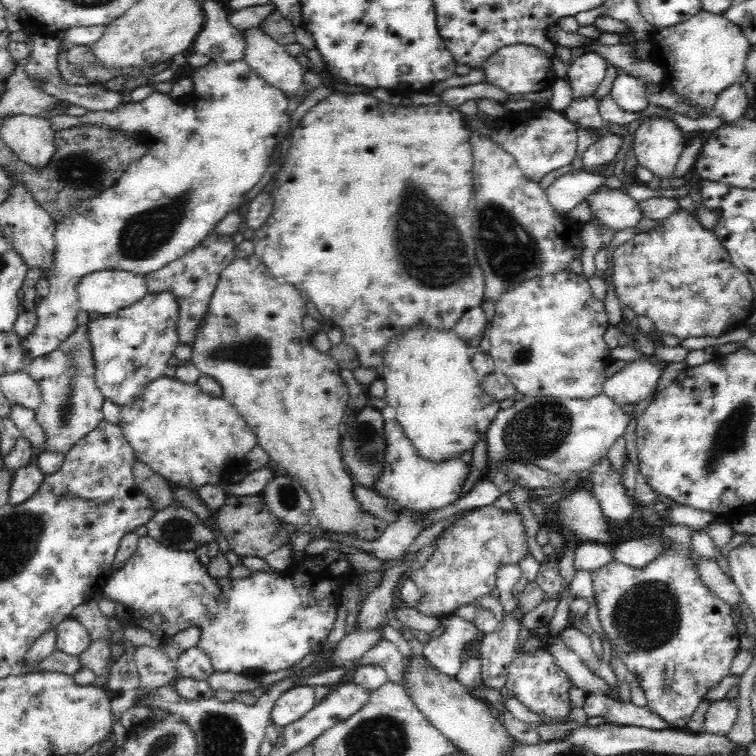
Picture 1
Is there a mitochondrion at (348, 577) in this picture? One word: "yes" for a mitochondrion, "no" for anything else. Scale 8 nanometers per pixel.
no

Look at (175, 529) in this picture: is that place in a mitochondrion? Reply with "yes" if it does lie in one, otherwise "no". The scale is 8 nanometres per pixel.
yes

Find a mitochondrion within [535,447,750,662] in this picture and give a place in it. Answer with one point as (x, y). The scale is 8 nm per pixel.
(646, 617)

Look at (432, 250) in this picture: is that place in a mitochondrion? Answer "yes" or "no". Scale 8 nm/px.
yes

